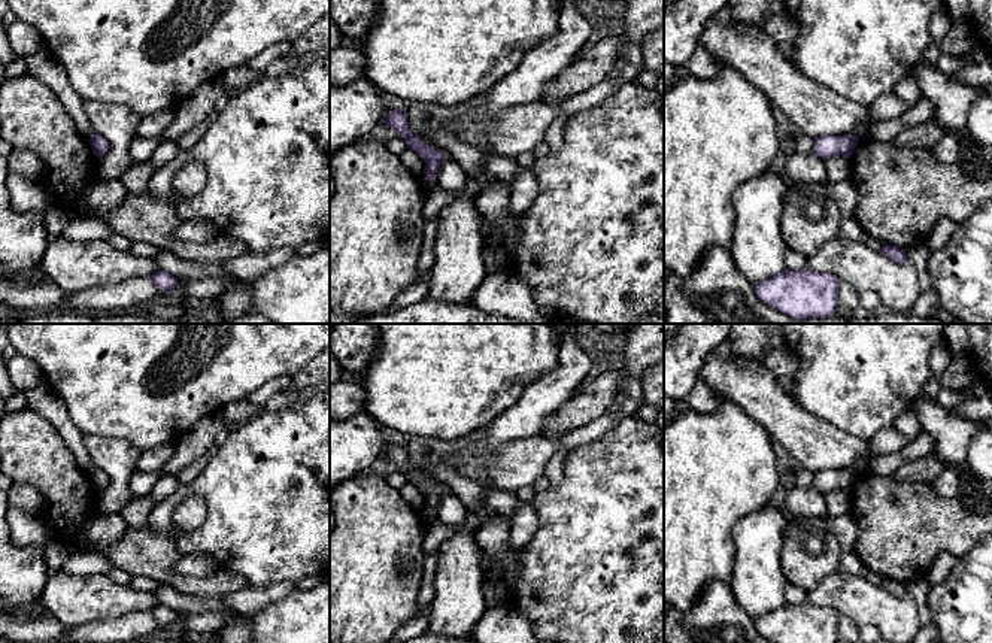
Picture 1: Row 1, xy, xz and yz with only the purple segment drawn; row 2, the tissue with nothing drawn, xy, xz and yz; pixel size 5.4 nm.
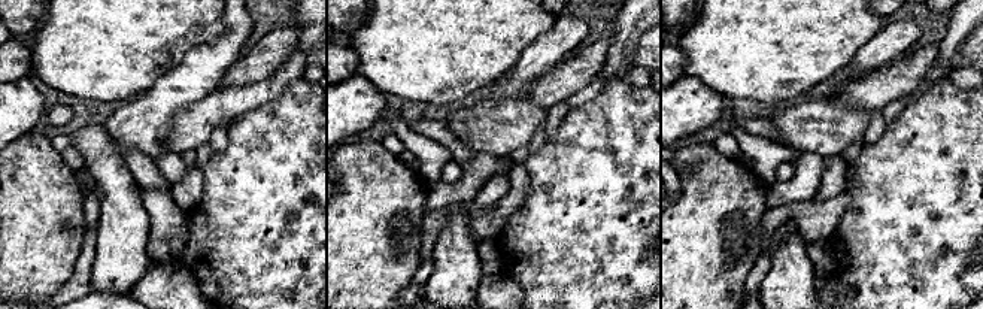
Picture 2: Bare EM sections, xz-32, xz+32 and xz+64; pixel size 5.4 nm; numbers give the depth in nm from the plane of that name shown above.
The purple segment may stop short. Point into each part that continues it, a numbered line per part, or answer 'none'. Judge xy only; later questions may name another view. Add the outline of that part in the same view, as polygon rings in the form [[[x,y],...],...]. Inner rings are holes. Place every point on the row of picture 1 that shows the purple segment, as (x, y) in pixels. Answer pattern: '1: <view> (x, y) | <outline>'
none

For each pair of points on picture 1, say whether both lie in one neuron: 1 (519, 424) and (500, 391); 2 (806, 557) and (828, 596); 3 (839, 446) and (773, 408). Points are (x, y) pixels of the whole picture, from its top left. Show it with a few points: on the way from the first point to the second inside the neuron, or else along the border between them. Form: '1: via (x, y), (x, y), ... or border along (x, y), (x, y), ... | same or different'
1: border along (533, 381), (521, 397), (488, 425) | different
2: border along (839, 570), (827, 575), (807, 593) | different
3: via (822, 446), (789, 424) | same

